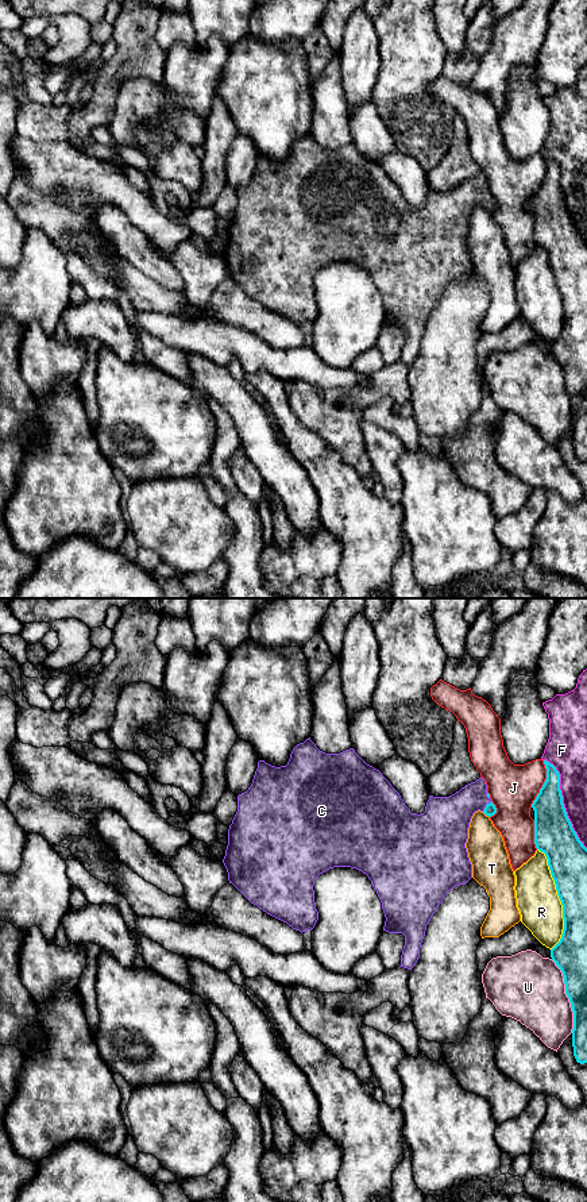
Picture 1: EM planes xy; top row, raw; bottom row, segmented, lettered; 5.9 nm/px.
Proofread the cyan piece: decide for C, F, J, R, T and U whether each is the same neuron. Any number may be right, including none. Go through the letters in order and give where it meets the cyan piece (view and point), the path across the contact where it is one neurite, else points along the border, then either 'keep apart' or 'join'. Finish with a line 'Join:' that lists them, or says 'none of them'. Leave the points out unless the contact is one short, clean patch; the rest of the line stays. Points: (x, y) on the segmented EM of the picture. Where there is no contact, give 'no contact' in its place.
C: contact xy (486, 805); way xy (490, 809), (486, 805), (462, 805), (447, 820); join
F: contact xy (562, 802); keep apart
J: contact xy (544, 784); keep apart
R: contact xy (559, 897); keep apart
T: contact xy (486, 815); keep apart
U: contact xy (567, 996); keep apart
Join: C

